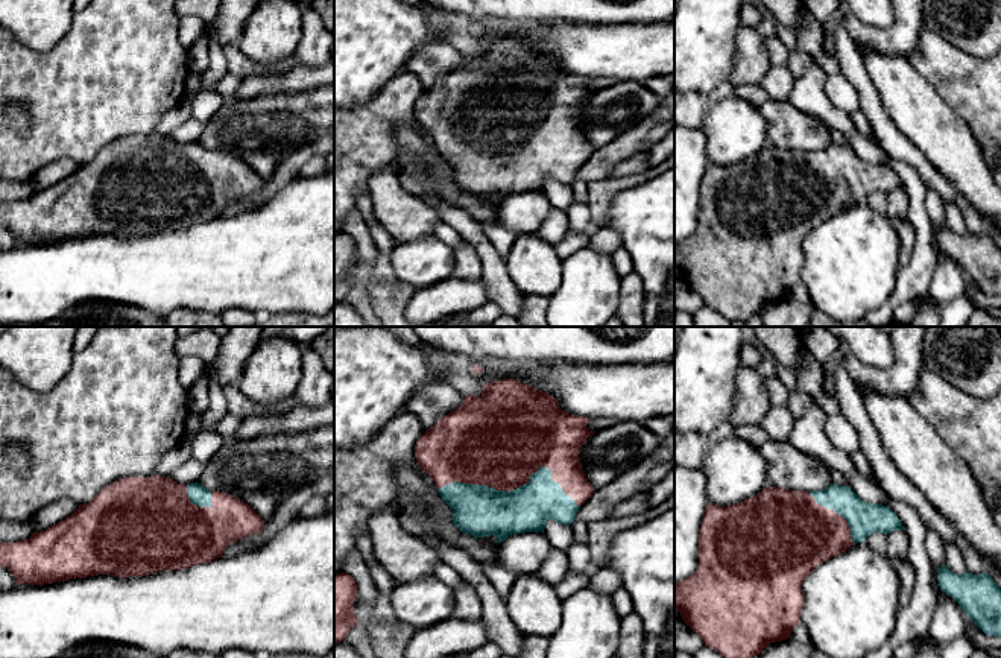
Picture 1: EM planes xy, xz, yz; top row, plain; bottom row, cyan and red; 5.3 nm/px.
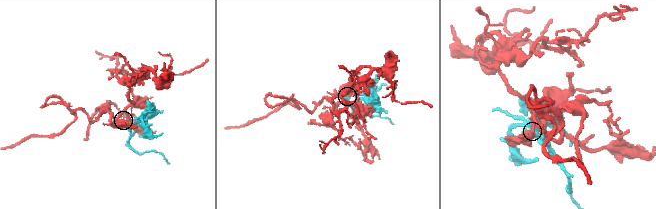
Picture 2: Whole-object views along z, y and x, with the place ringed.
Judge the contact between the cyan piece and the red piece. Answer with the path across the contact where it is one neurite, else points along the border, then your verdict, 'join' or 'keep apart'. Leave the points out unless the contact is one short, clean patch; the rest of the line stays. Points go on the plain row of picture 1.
join

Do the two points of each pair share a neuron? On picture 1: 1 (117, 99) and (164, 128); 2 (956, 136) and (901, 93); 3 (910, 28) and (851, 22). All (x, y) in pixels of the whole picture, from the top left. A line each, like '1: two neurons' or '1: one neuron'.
1: two neurons
2: one neuron
3: one neuron

